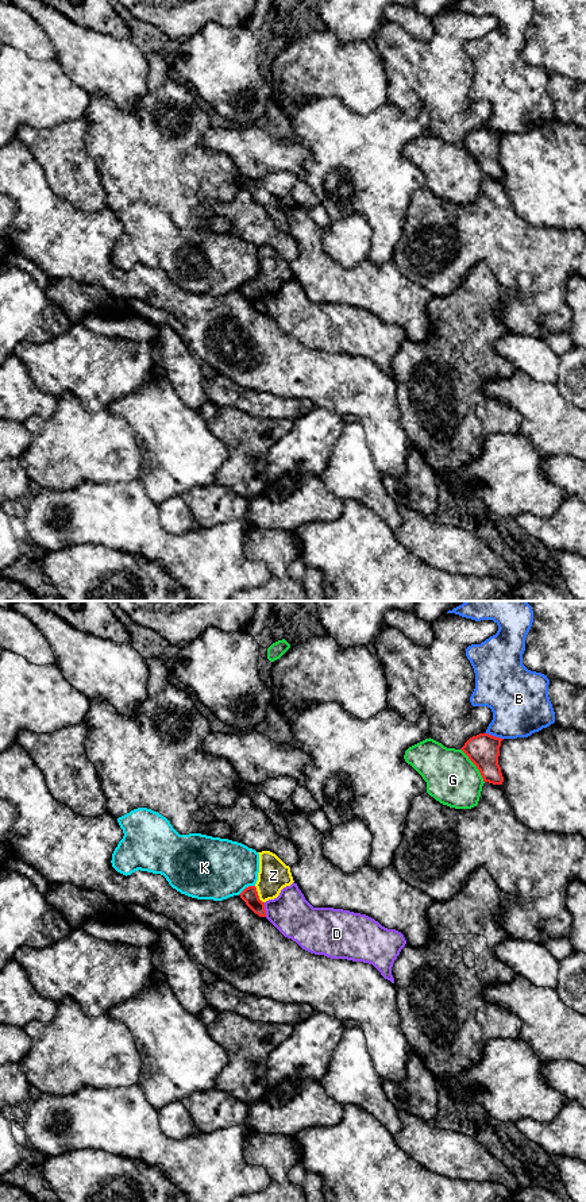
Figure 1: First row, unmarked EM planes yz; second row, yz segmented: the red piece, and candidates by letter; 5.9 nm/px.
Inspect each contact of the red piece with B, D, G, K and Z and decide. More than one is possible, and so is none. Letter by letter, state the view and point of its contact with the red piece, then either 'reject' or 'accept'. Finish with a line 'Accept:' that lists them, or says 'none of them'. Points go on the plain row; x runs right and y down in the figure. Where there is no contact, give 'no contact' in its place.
B: yz (494, 131) | reject
D: yz (263, 304) | reject
G: yz (475, 160) | reject
K: yz (246, 282) | reject
Z: yz (257, 289) | accept
Accept: Z

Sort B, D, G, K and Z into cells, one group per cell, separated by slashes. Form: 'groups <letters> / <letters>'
groups B / D / G / K / Z

